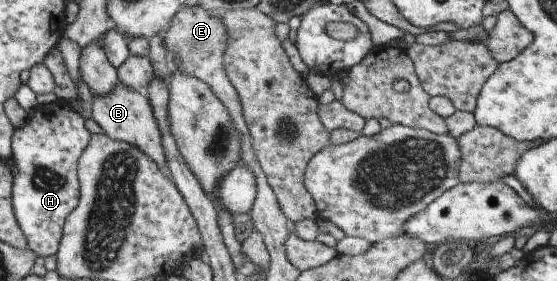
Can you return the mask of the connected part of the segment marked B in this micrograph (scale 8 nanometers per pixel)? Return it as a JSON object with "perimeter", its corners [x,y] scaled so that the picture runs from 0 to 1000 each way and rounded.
{"perimeter":[[[210,285],[194,335],[167,342],[162,406],[165,427],[181,456],[181,470],[199,502],[223,502],[239,512],[259,548],[264,548],[282,584],[289,612],[302,623],[282,434],[259,331],[223,306]]]}

